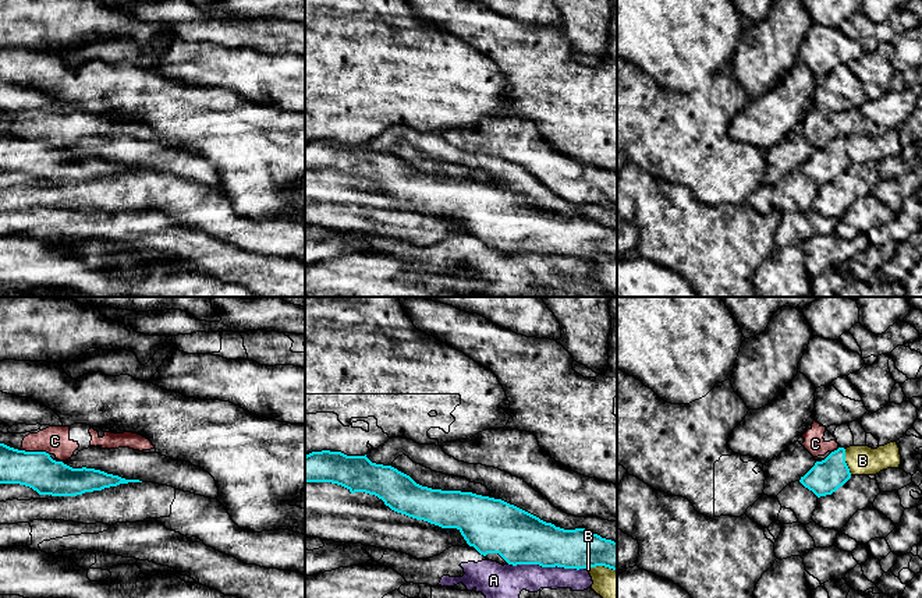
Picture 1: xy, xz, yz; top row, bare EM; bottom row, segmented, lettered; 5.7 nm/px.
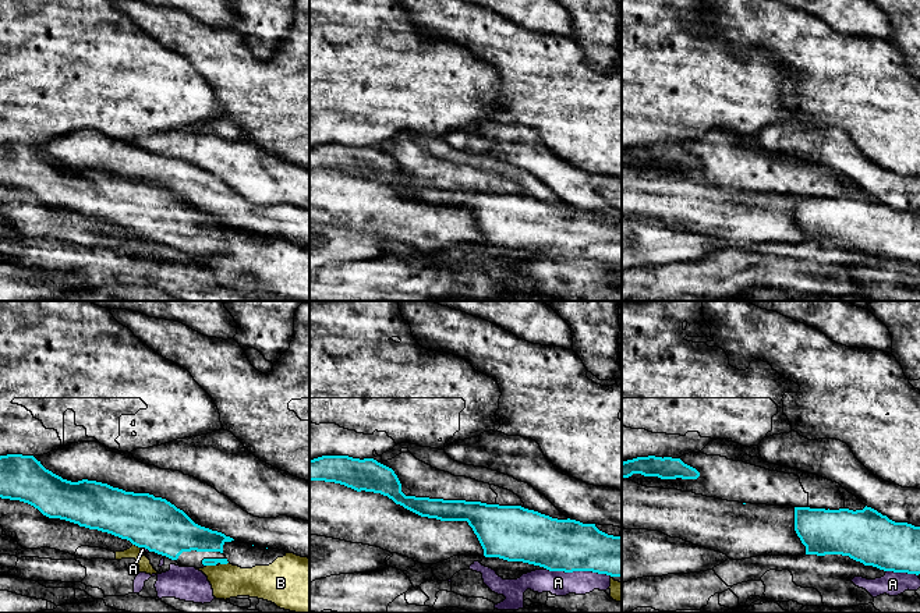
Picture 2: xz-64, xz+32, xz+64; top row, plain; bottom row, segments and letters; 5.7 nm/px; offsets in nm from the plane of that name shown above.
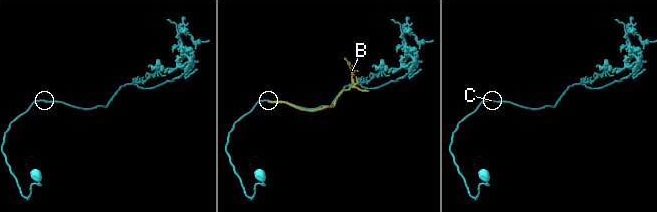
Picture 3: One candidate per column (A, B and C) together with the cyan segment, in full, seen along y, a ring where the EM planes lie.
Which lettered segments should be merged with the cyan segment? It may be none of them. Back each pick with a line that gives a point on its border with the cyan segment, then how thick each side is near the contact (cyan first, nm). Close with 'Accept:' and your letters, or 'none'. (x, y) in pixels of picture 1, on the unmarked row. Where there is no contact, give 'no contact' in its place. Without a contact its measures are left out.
Accept: none

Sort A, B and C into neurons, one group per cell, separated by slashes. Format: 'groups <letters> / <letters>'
groups A / B / C

